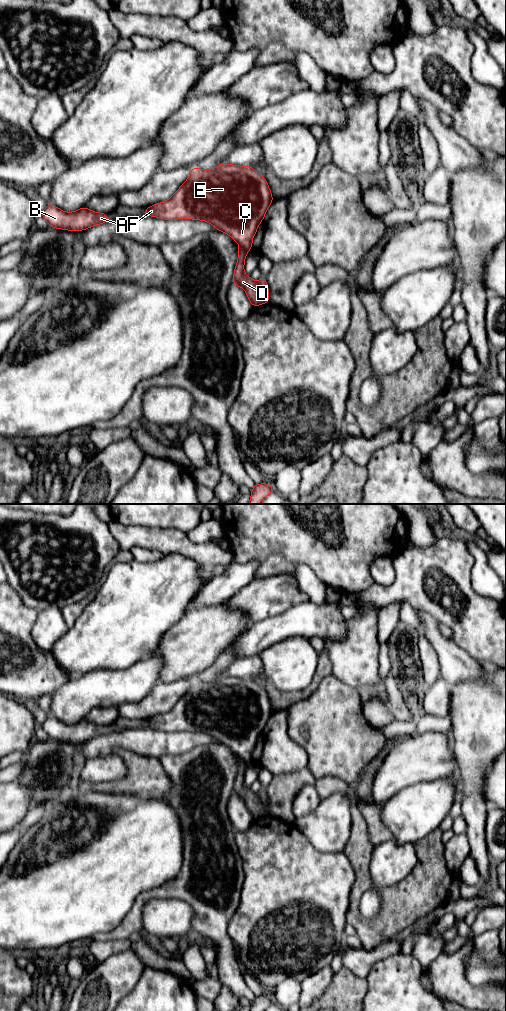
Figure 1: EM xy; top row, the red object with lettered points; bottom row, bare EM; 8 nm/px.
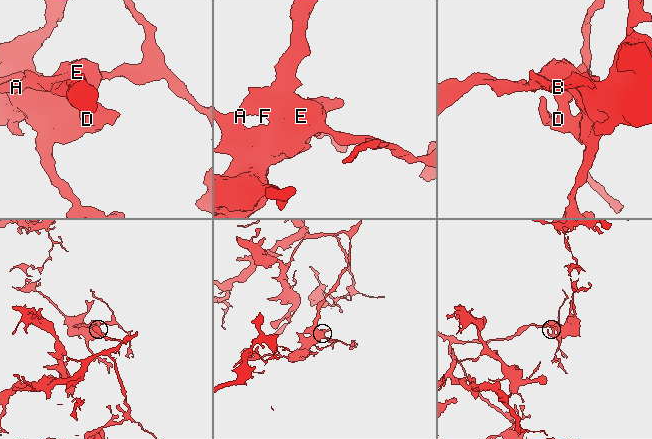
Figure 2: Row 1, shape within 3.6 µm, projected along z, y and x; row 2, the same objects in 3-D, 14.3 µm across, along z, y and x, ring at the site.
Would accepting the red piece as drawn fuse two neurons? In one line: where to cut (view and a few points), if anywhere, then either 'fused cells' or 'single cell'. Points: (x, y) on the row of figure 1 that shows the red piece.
cut xy (257, 281), (260, 289), (268, 296); fused cells

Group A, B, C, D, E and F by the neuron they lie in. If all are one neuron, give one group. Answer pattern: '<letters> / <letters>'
A B C E F / D

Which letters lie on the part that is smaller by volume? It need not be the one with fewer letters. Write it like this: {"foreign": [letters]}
{"foreign": ["D"]}

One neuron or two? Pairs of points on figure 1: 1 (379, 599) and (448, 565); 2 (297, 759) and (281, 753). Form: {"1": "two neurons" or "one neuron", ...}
{"1": "one neuron", "2": "one neuron"}

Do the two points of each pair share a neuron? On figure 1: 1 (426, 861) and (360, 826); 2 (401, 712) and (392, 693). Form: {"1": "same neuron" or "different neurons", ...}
{"1": "same neuron", "2": "same neuron"}

